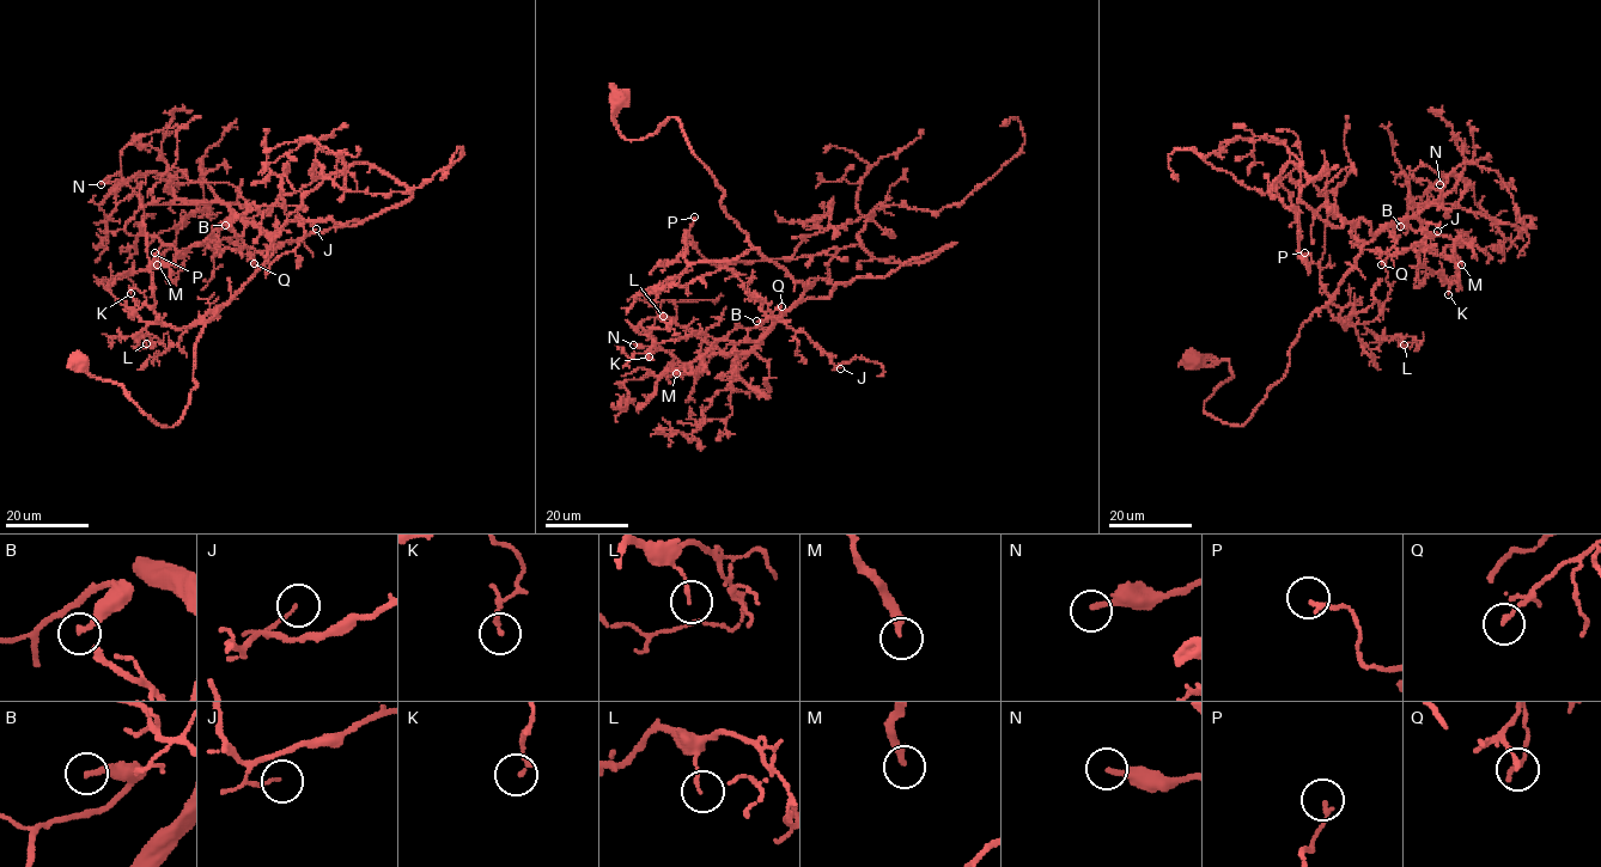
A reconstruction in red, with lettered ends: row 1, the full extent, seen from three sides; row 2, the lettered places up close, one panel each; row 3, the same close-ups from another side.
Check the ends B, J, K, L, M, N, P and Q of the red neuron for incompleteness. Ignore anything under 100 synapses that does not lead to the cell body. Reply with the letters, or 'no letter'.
no letter

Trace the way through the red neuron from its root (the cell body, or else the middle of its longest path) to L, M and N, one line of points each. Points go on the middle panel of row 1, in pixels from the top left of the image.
L: (618, 97), (615, 127), (629, 140), (676, 117), (752, 248), (667, 279), (655, 304), (663, 316)
M: (618, 97), (615, 127), (629, 140), (676, 117), (725, 214), (805, 287), (761, 337), (718, 339), (676, 373)
N: (618, 97), (629, 140), (676, 117), (725, 214), (805, 289), (756, 345), (708, 354), (699, 372), (633, 345)

